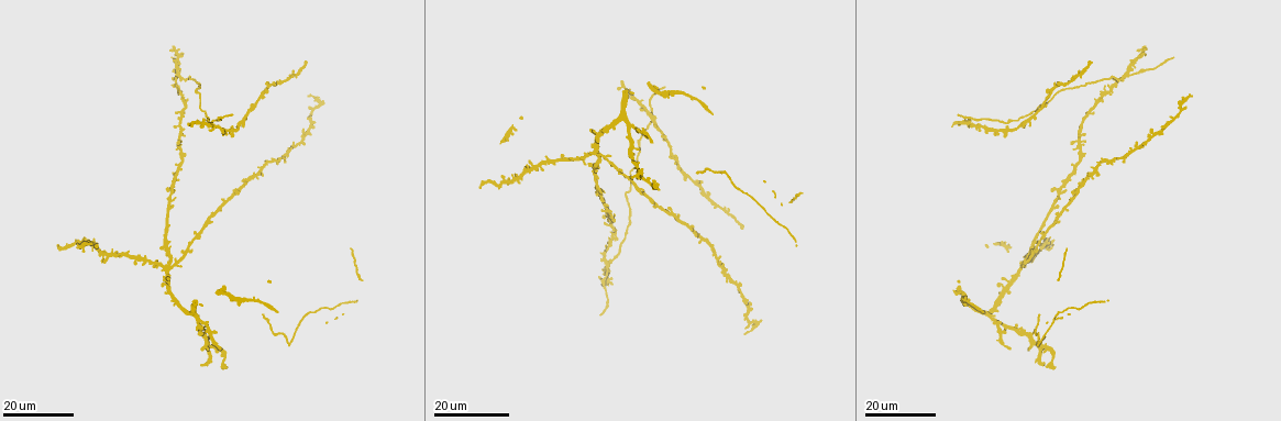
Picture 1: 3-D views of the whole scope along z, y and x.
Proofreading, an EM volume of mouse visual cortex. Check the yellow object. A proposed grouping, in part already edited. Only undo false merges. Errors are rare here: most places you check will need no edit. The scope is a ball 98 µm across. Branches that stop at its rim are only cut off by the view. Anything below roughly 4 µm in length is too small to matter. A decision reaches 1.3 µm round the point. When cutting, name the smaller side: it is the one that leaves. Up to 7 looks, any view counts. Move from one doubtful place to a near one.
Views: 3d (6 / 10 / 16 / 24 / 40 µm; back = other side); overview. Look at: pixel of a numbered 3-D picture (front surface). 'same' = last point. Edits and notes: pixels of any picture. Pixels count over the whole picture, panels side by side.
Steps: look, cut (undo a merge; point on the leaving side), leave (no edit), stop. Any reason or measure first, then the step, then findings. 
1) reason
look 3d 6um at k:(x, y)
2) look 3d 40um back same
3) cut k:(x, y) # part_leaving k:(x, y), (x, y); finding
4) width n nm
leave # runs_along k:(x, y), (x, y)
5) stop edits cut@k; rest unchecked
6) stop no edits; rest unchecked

look 3d 24um at 1:(170, 267)

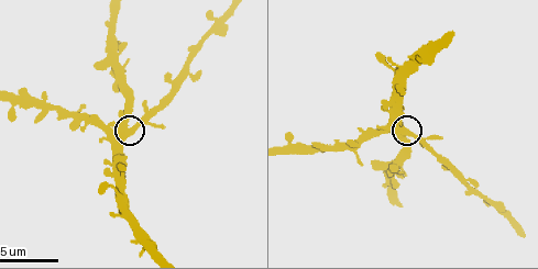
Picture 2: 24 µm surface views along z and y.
closer look
look 3d 10um at 2:(413, 133)

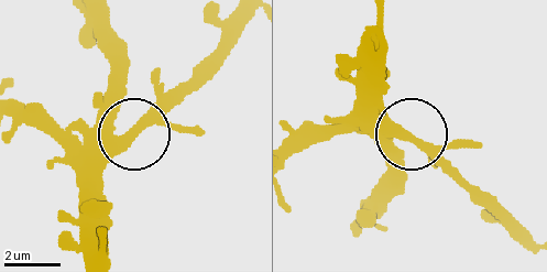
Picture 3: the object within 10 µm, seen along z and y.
leave # one neuron here

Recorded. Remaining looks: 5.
look 3d 24um at 1:(107, 257)

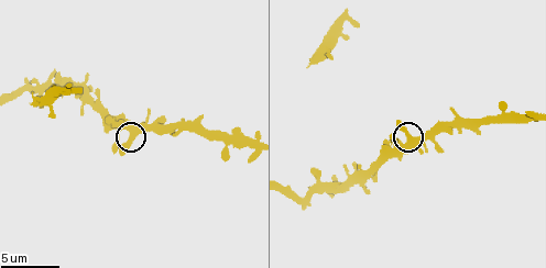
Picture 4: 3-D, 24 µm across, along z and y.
closer look
look 3d 6um at 4:(131, 131)

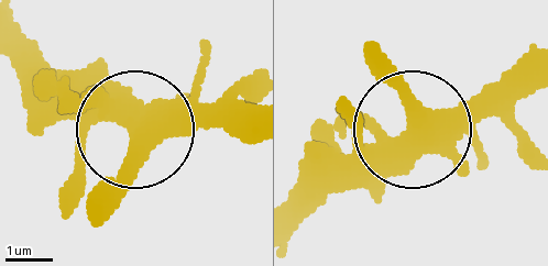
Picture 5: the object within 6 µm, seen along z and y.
leave # runs_along 5:(528, 56), (398, 143), (319, 167); all the same neuron

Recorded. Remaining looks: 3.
look 3d 24um at 1:(180, 74)

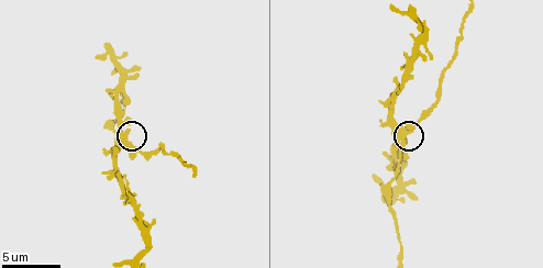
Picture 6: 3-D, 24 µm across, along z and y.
look 3d 6um at 6:(128, 144)

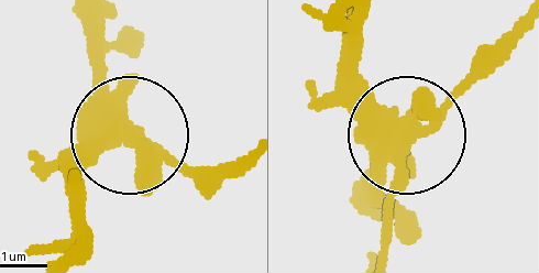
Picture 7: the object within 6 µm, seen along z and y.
width 490 nm
cut 7:(184, 175) # part_leaving 7:(138, 137), (193, 172), (240, 168); a second neuron is stuck on

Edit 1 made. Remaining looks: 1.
stop edits cut@7; rest unchecked

